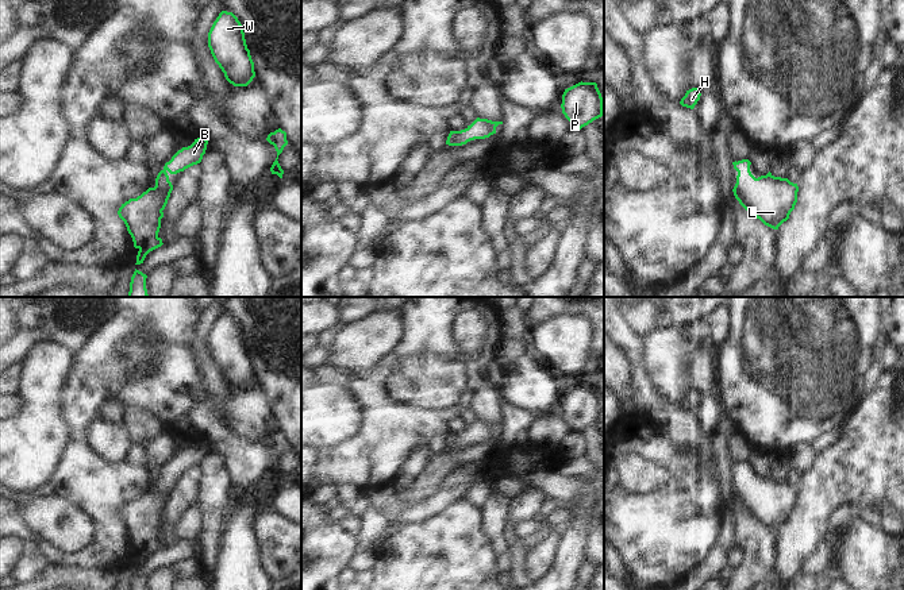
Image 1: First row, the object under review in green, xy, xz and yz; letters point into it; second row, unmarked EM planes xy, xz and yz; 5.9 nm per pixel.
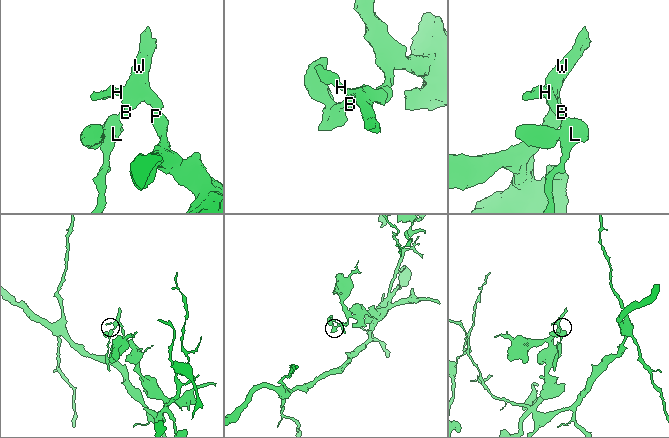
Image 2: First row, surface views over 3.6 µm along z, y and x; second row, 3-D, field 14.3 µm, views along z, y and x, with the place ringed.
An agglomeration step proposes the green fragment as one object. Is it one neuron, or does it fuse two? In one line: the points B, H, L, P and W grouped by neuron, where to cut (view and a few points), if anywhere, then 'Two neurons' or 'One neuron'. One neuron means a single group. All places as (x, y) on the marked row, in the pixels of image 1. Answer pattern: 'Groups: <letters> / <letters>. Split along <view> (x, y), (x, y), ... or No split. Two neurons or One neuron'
Groups: B H L P W. No split. One neuron.

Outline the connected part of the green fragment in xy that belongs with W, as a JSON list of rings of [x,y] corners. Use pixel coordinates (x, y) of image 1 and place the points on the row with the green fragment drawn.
[[[222,11],[208,32],[208,47],[215,62],[234,86],[247,86],[255,77],[241,22],[232,12]]]

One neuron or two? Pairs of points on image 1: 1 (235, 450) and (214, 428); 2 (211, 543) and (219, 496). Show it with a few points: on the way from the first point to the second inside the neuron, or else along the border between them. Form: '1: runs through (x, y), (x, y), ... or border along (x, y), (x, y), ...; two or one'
1: runs through (230, 444), (219, 434); one
2: runs through (212, 531), (214, 508); one

